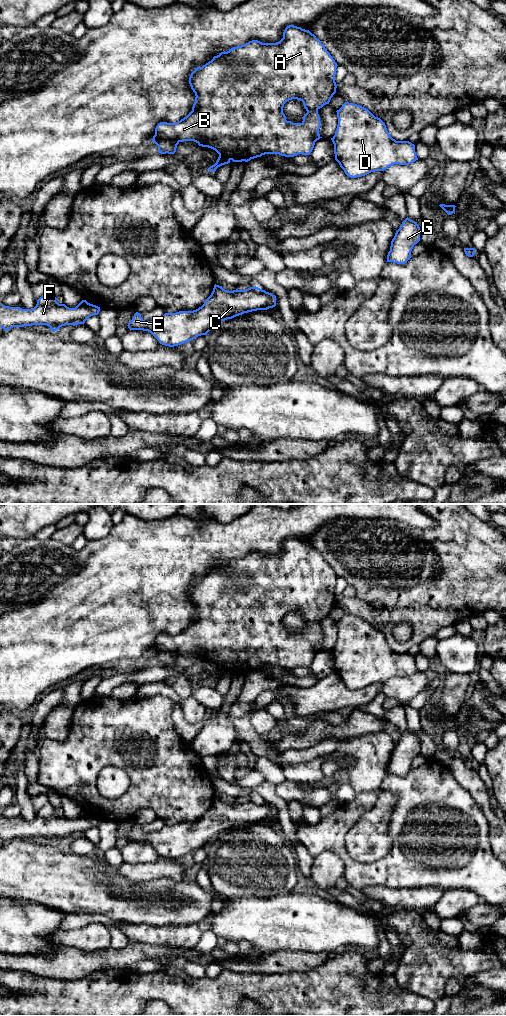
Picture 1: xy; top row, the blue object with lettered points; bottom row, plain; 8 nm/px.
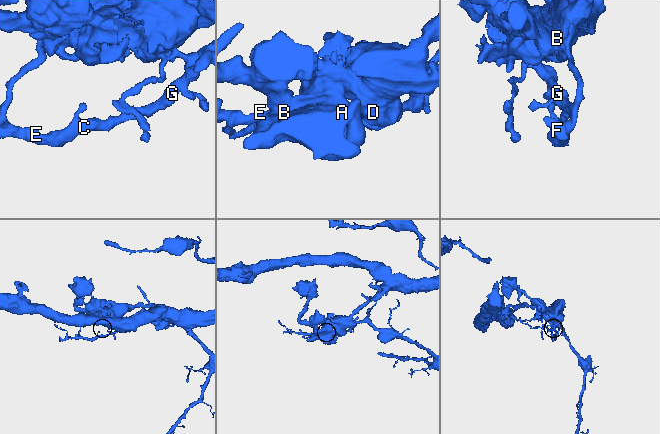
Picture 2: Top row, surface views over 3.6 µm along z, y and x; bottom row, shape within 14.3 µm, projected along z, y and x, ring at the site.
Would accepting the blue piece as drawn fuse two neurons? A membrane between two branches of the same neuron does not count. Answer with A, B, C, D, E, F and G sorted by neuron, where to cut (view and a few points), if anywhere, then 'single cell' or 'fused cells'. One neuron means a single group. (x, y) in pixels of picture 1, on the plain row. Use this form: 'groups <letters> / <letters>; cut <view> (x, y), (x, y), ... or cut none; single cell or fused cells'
groups A B D / C E F G; cut xy (154, 647), (160, 651), (167, 651), (176, 658); fused cells

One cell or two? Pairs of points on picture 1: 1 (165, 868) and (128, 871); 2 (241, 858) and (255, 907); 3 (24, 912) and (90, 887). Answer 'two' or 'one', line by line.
1: one
2: two
3: two

